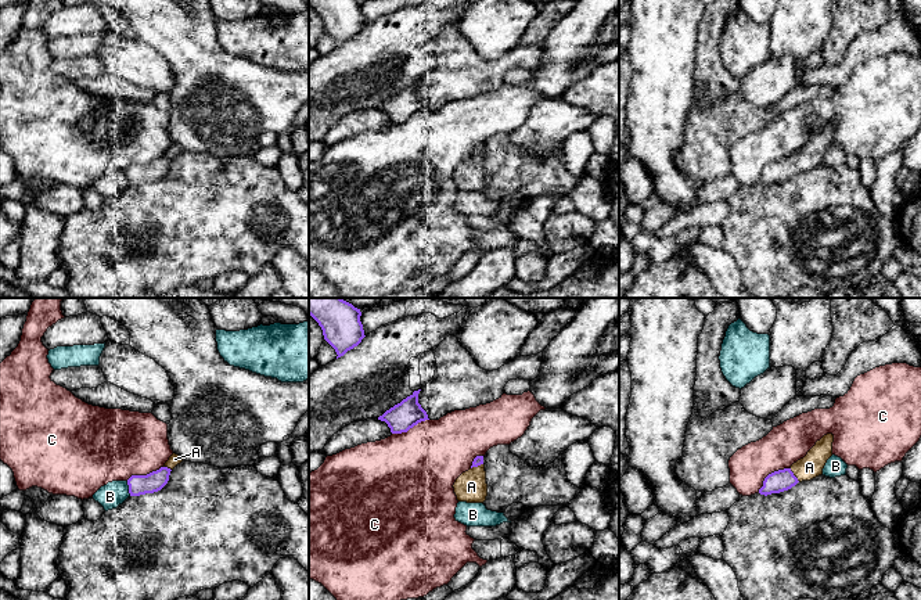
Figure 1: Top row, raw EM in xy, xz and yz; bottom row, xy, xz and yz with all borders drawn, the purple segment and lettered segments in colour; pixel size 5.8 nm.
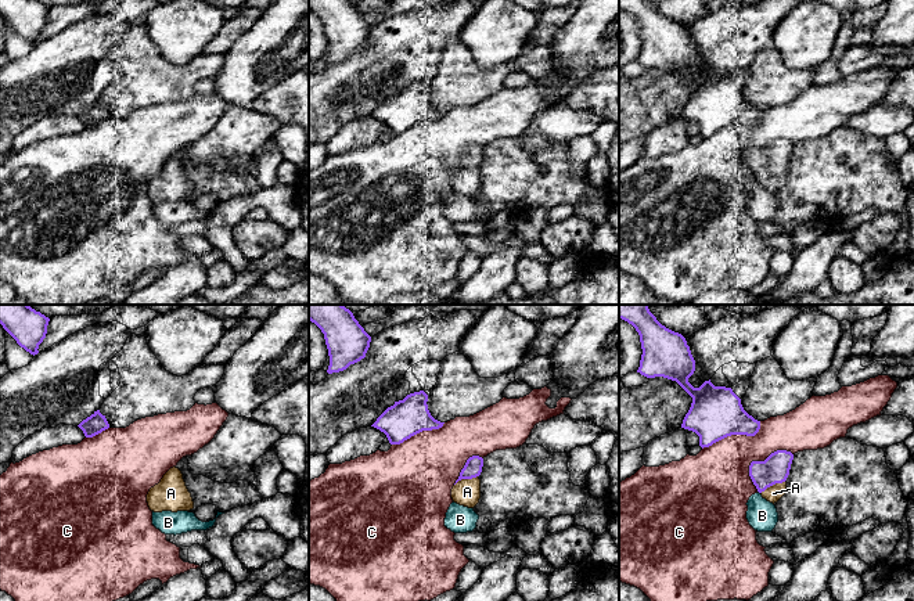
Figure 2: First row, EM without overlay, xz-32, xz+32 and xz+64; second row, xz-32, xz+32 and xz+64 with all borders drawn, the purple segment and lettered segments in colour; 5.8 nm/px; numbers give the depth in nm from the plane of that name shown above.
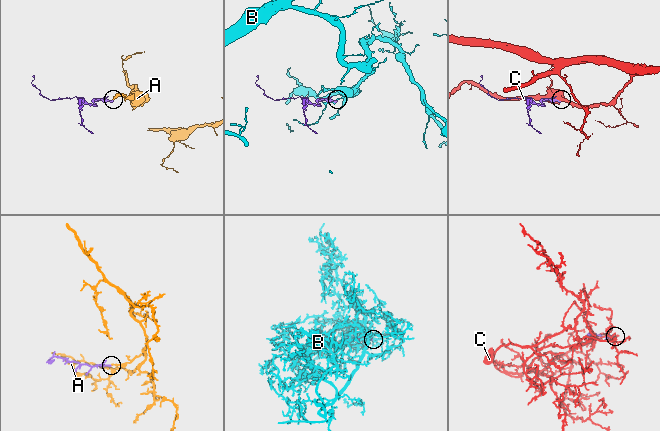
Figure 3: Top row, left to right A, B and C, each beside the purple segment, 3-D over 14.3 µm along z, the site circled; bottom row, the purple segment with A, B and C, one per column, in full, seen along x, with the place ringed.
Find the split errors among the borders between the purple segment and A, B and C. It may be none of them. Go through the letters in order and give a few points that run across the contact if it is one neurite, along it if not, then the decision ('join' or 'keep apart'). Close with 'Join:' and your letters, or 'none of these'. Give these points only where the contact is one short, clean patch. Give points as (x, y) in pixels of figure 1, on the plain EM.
A: line yz (779, 171), (792, 164), (809, 157); join
B: keep apart
C: keep apart
Join: A

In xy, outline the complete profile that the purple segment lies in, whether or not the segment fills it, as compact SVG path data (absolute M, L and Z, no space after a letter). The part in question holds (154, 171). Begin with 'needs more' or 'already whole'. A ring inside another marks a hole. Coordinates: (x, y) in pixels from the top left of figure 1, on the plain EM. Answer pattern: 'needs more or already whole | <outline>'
needs more | M173 143L169 150L157 161L147 165L132 165L127 169L130 186L140 186L161 180L169 170L170 161L183 151L183 148Z

